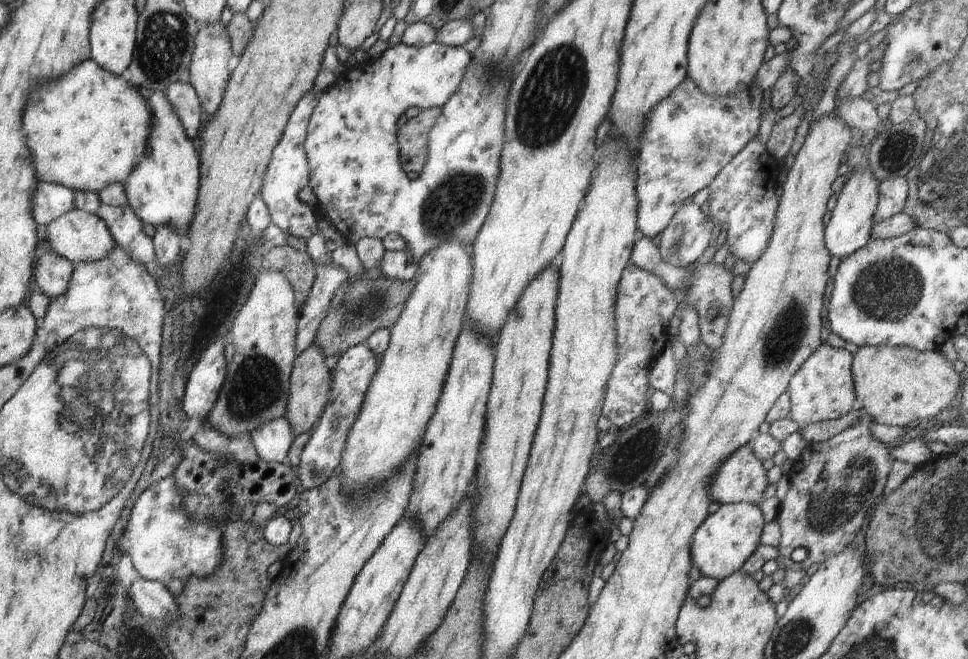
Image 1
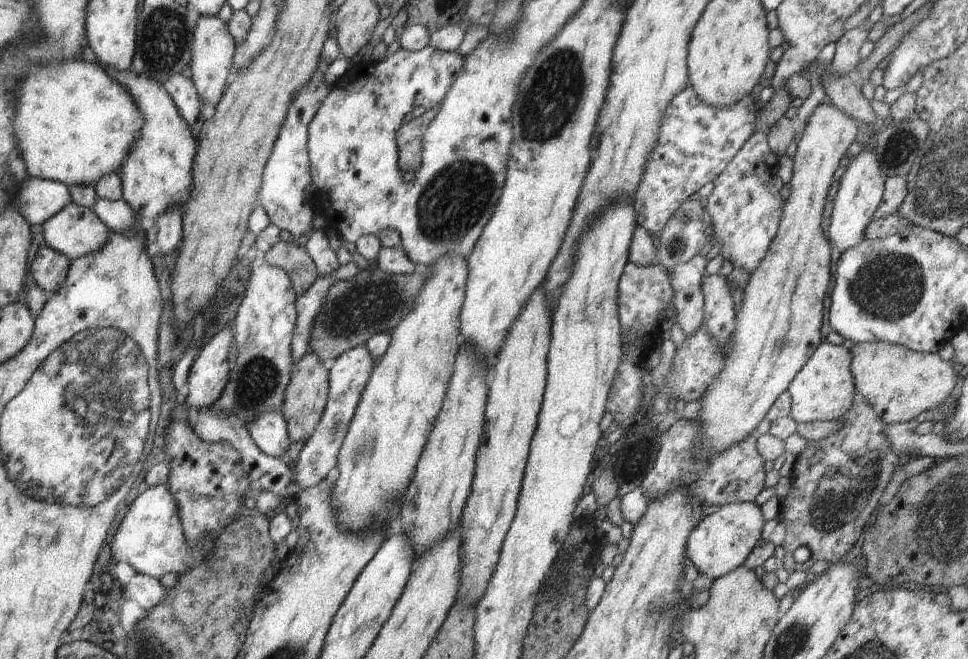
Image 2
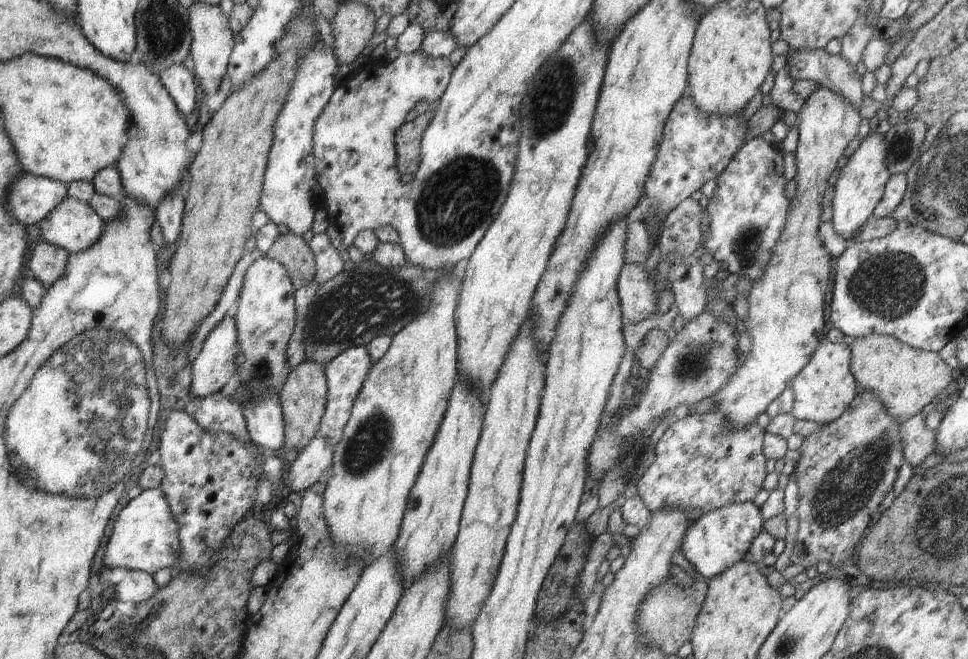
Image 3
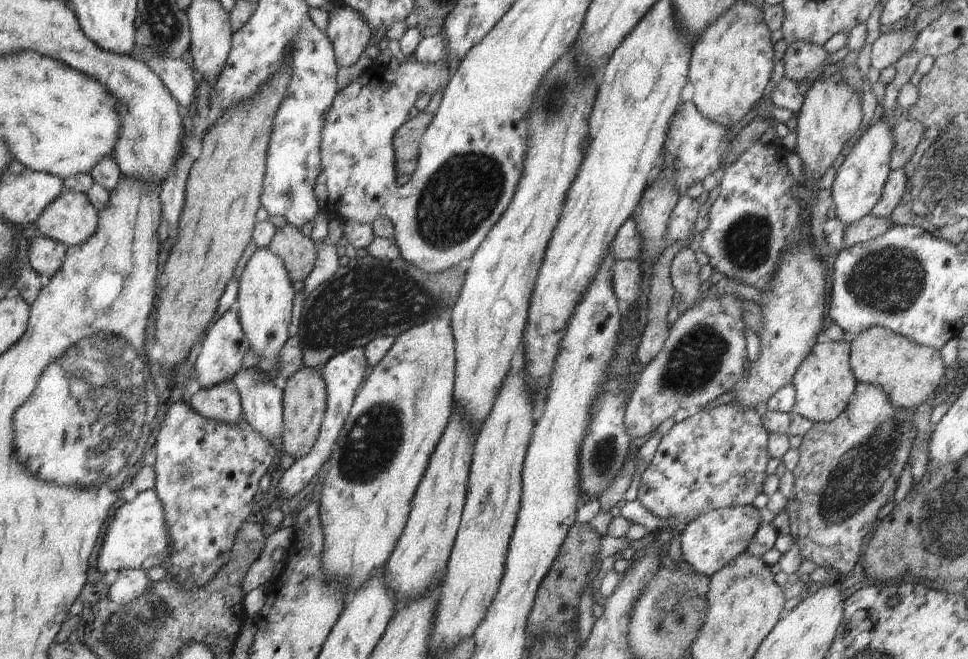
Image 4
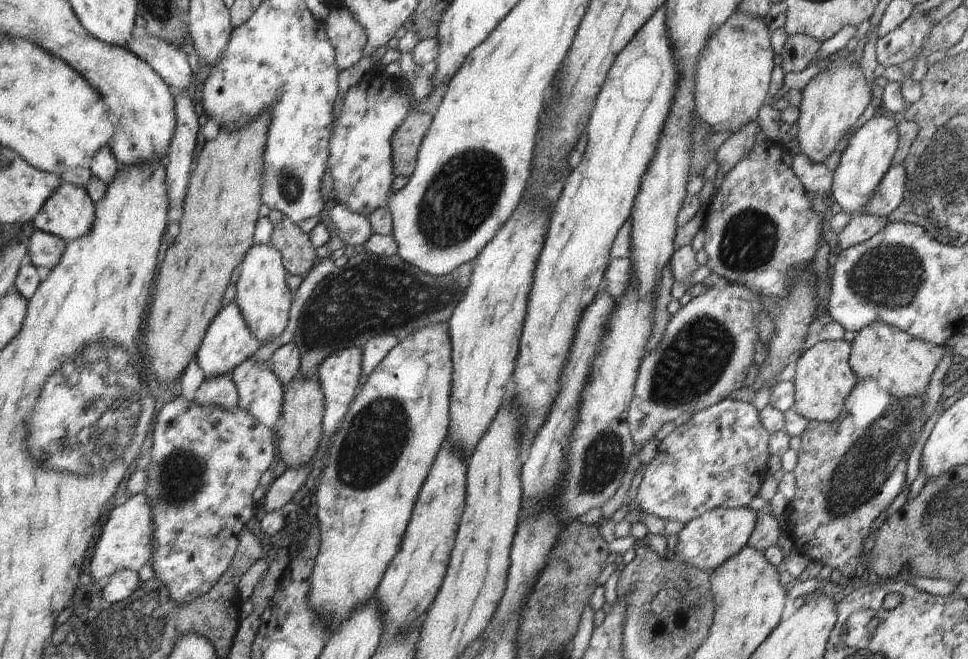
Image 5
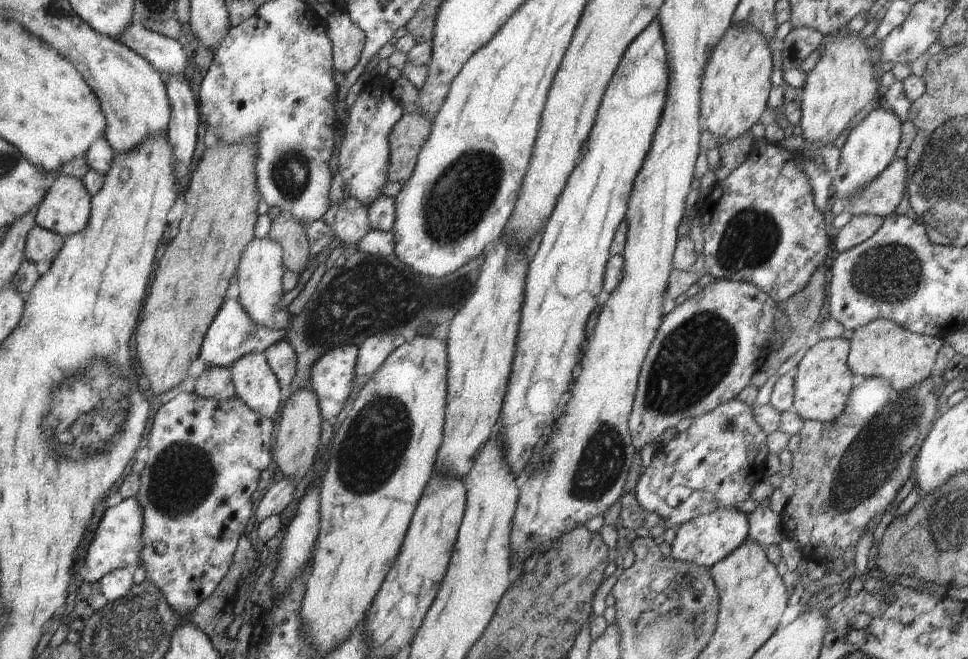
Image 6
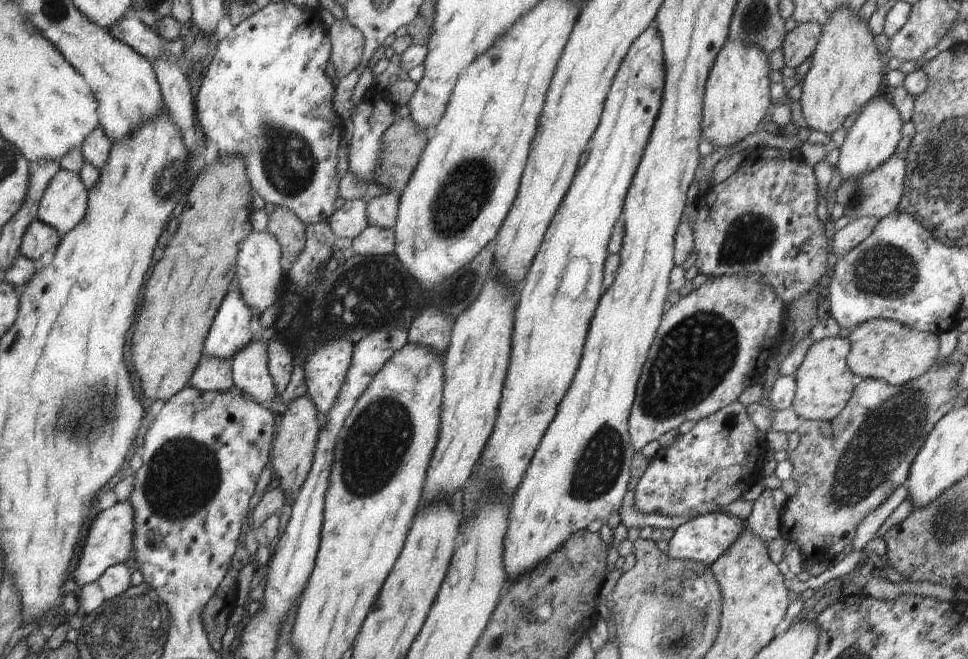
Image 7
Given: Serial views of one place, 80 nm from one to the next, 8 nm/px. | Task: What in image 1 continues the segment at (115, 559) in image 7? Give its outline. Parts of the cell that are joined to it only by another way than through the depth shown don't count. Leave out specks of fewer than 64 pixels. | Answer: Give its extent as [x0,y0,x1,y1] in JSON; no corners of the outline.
[118,476,222,585]

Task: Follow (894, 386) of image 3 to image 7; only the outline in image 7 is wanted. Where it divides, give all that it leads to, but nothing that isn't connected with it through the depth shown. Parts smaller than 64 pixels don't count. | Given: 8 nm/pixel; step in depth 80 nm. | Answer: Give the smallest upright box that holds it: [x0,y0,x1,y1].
[847,319,939,385]

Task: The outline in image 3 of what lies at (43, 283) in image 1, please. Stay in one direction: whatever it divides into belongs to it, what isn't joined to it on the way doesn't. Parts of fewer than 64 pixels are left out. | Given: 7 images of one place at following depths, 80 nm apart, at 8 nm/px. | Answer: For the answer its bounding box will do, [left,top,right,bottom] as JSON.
[28,241,69,286]

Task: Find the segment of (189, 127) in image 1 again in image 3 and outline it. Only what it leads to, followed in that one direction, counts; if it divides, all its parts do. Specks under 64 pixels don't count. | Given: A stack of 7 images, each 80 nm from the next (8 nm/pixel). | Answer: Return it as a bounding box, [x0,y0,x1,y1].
[157,64,199,116]

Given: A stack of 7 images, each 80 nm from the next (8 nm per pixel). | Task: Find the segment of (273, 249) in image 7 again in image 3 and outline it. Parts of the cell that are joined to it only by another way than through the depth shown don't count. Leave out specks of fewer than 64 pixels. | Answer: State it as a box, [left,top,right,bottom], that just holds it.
[233,255,295,409]

